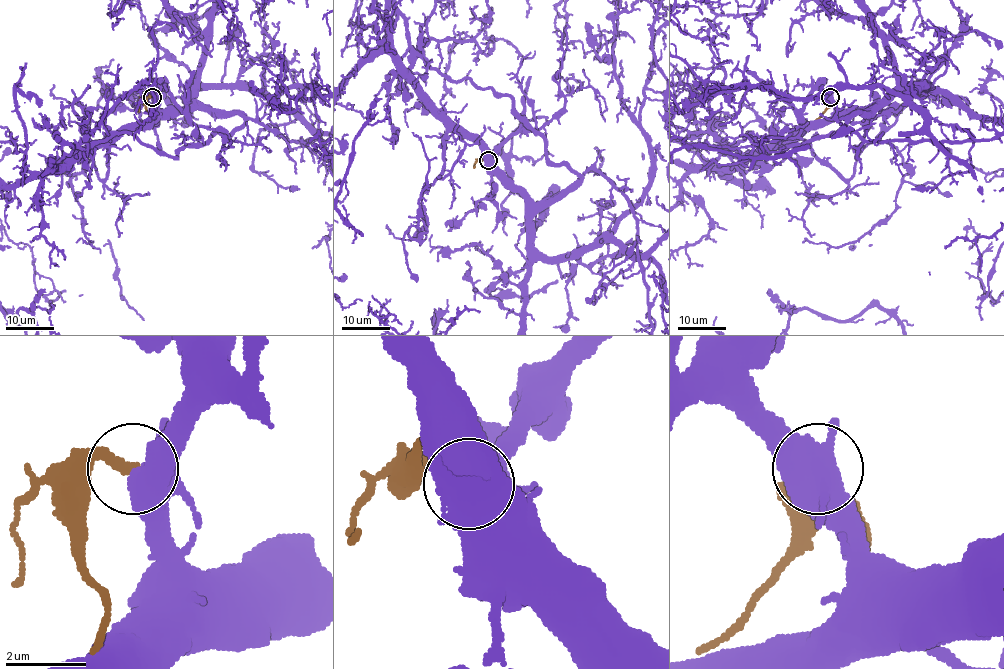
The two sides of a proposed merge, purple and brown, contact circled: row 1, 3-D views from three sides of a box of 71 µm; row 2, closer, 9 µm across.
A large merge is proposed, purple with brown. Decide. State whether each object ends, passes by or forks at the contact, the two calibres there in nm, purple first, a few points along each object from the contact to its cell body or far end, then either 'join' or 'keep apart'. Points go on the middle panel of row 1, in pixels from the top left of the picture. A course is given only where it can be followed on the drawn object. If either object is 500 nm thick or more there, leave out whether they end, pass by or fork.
purple forks; brown ends; calibres 480 and 280 nm; course purple (488, 159), (535, 203), (561, 198), (596, 169), (636, 220); keep apart

